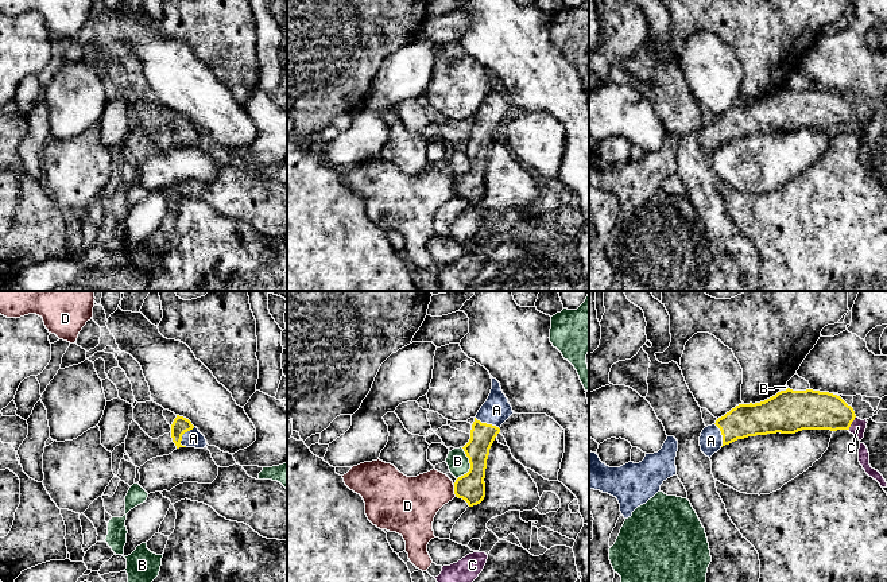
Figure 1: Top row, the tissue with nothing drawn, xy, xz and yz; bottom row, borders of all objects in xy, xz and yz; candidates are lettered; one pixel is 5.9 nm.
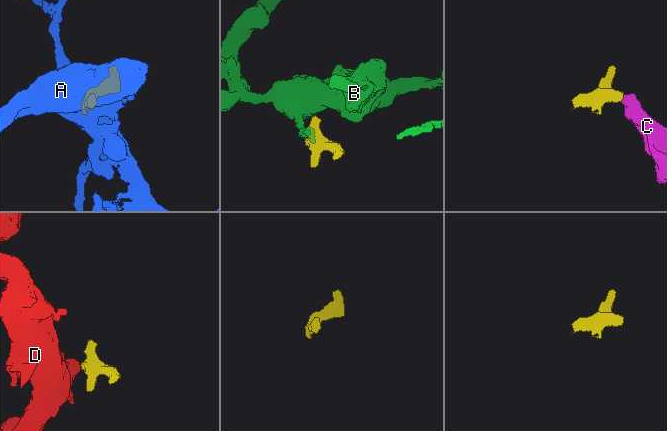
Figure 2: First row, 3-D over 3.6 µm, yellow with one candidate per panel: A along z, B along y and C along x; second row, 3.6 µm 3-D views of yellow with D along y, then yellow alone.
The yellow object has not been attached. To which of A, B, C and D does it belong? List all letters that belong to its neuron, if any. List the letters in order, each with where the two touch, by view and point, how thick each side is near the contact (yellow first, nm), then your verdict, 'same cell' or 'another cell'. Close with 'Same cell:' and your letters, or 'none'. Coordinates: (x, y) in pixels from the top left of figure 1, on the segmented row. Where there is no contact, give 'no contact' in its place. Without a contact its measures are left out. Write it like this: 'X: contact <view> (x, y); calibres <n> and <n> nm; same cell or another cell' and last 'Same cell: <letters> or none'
A: contact xy (182, 434); calibres 100 and 110 nm; same cell
B: contact xz (471, 465); calibres 170 and 130 nm; another cell
C: contact yz (851, 423); calibres 240 and 90 nm; same cell
D: contact xz (454, 491); calibres 170 and 300 nm; another cell
Same cell: A, C

